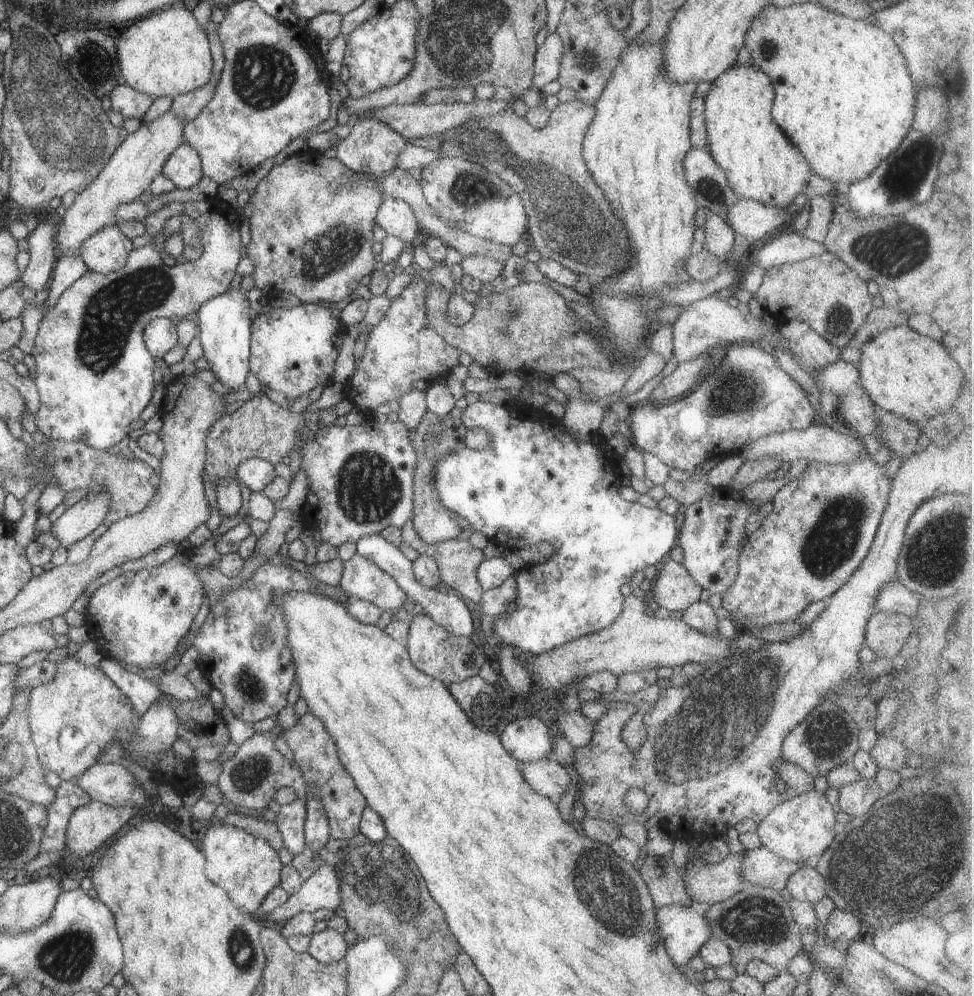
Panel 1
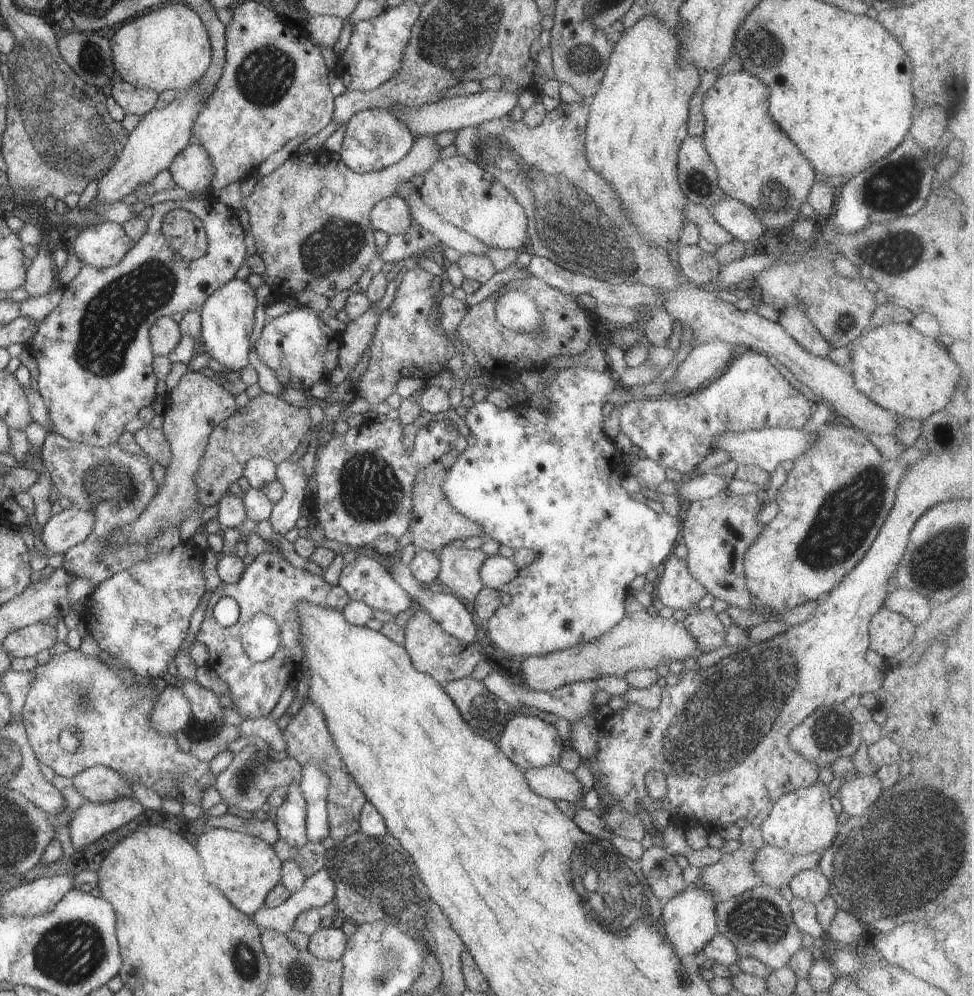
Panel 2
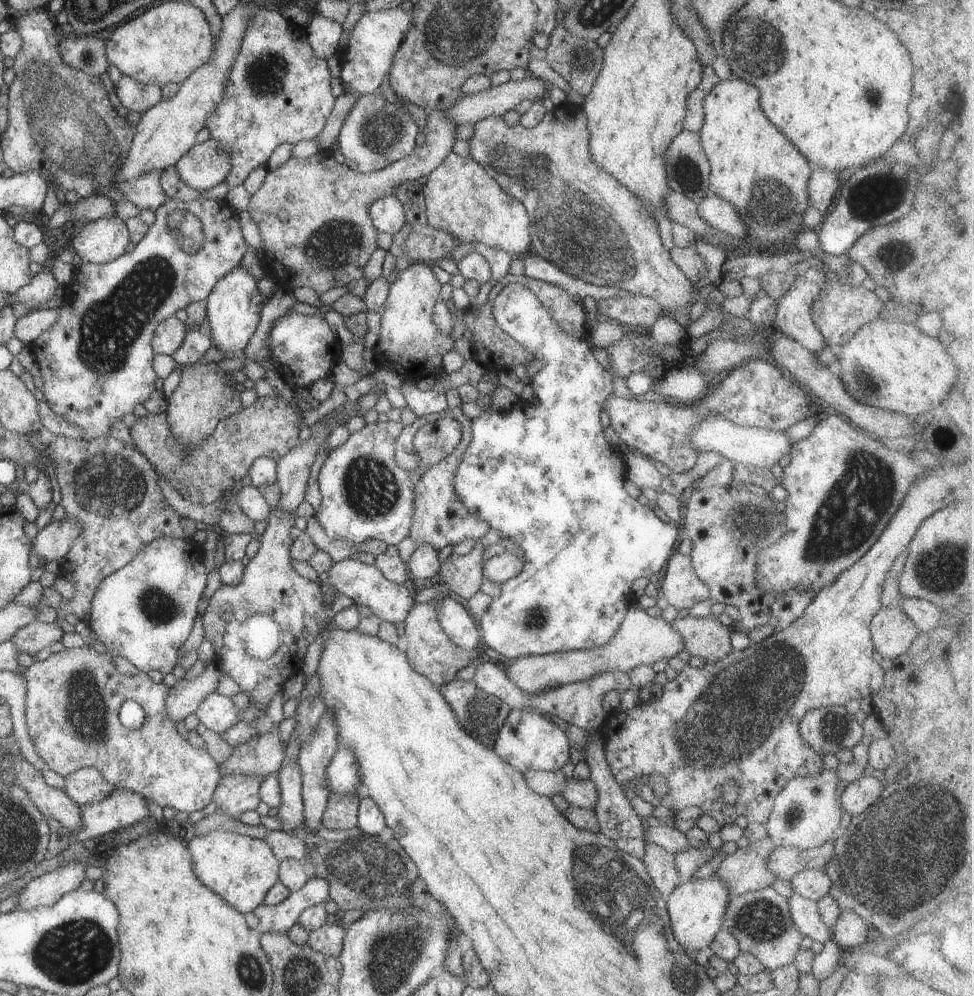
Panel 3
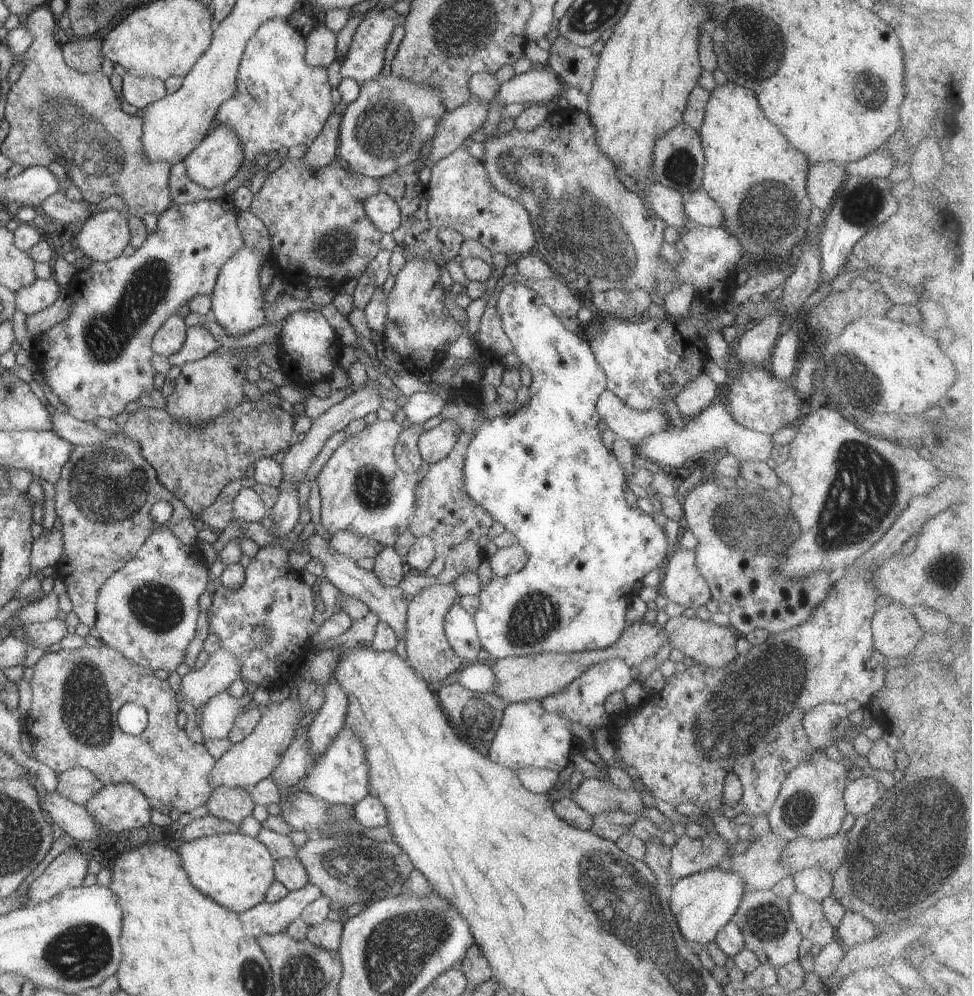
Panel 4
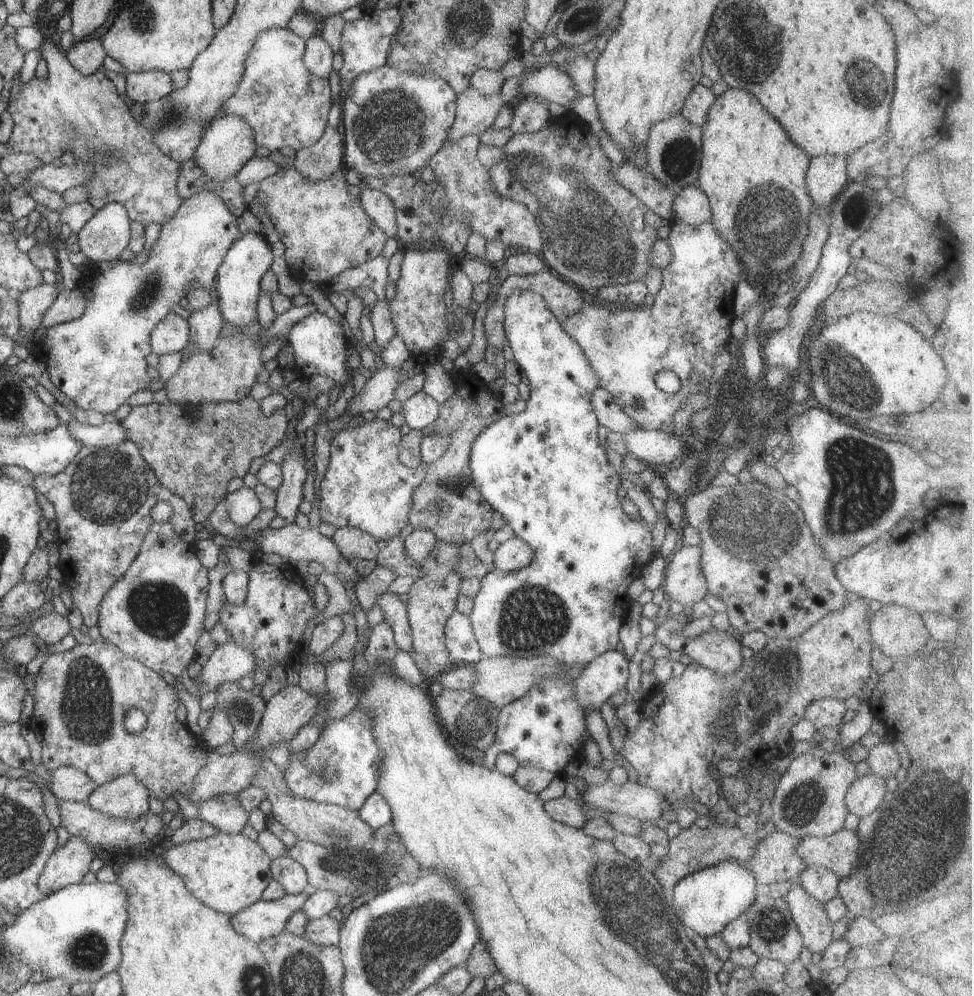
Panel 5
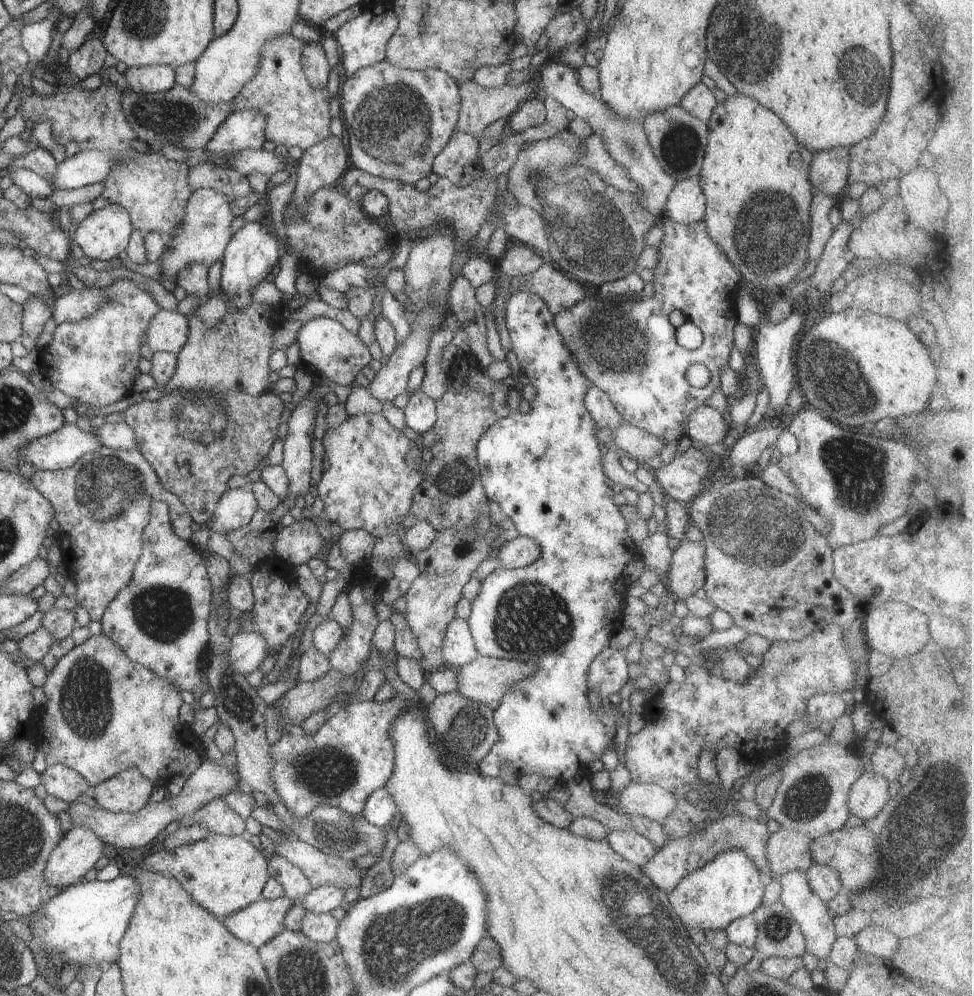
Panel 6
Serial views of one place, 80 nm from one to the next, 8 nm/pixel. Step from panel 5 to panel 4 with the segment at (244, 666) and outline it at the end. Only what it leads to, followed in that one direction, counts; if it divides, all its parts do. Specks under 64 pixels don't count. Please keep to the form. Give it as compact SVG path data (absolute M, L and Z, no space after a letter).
M220 648L217 653L209 655L207 662L200 670L191 670L185 676L181 678L179 695L177 695L177 701L190 702L194 708L200 708L202 704L206 704L213 696L220 694L227 690L228 686L239 678L241 672L241 662L243 658L235 657L234 652L231 650L224 650Z

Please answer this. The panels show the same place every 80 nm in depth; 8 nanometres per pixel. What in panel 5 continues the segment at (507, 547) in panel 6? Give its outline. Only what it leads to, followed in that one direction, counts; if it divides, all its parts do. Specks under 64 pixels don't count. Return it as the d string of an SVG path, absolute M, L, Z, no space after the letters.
M515 536L501 544L493 554L495 568L504 573L511 573L528 566L533 559L534 551L527 542Z

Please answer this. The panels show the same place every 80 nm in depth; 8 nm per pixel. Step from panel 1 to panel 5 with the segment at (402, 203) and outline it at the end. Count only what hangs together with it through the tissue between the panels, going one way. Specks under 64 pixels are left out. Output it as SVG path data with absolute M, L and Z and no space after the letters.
M360 183L359 188L361 207L364 212L387 237L394 237L397 231L397 218L396 209L390 197L376 189L371 189L364 183Z

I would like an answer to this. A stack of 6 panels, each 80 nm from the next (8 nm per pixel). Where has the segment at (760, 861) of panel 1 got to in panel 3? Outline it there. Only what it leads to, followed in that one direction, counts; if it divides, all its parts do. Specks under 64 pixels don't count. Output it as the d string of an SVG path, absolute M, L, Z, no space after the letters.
M834 841L810 850L777 846L771 852L766 868L770 872L775 872L776 879L790 879L804 869L822 871L825 864L828 864L828 861L832 858L833 846Z

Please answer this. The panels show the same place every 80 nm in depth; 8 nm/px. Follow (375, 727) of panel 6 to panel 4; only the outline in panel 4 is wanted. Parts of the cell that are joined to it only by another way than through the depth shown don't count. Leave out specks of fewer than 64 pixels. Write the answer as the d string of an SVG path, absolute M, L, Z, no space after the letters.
M344 726L339 730L329 749L312 762L312 766L301 778L299 790L326 801L328 805L354 806L369 795L367 752L353 731Z

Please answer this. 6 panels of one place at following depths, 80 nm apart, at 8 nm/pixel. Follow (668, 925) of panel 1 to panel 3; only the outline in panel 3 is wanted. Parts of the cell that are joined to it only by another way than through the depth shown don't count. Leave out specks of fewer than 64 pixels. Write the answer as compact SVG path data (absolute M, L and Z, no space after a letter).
M716 852L713 859L698 867L690 879L683 880L666 898L667 915L670 919L672 934L676 942L688 950L688 953L696 953L702 949L707 950L708 944L722 927L724 911L731 898L727 885L715 875L720 858L722 858L722 854Z

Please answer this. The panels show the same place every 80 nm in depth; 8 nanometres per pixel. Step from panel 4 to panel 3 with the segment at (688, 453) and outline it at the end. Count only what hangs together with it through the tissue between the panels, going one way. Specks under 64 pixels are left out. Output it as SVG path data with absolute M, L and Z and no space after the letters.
M713 413L704 419L689 437L689 445L699 452L718 452L724 459L742 465L754 465L770 470L782 456L791 451L792 443L785 431L773 431L756 427L741 427L731 423L722 415Z

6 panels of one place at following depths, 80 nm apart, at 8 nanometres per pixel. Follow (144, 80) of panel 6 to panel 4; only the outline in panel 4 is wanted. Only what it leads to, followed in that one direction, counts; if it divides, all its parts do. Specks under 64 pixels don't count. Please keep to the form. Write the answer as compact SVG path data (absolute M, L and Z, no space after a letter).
M128 71L122 78L123 100L136 106L138 111L144 110L167 95L163 80L154 77L137 77Z

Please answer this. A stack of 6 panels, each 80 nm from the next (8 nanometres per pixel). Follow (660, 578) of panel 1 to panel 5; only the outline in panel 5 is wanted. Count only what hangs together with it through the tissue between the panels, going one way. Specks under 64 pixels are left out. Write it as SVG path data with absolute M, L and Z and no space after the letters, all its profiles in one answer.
M678 546L670 555L664 570L662 590L682 606L690 606L704 600L709 592L700 566L700 546Z

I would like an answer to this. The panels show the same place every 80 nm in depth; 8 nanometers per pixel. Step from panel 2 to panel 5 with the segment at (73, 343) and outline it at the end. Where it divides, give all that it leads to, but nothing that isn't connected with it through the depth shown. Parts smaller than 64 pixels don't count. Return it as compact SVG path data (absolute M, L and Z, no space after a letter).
M210 191L197 192L193 197L183 200L175 215L162 226L155 245L152 245L146 262L118 261L112 268L100 271L95 268L86 278L80 280L76 290L86 301L84 314L77 319L57 324L47 330L43 341L35 343L35 357L44 362L52 384L74 402L75 406L112 414L122 406L134 392L146 390L150 386L150 376L146 372L146 357L151 352L151 336L156 325L164 320L190 291L200 287L210 294L215 286L217 270L223 263L229 248L242 236L236 224L236 216L227 204Z

